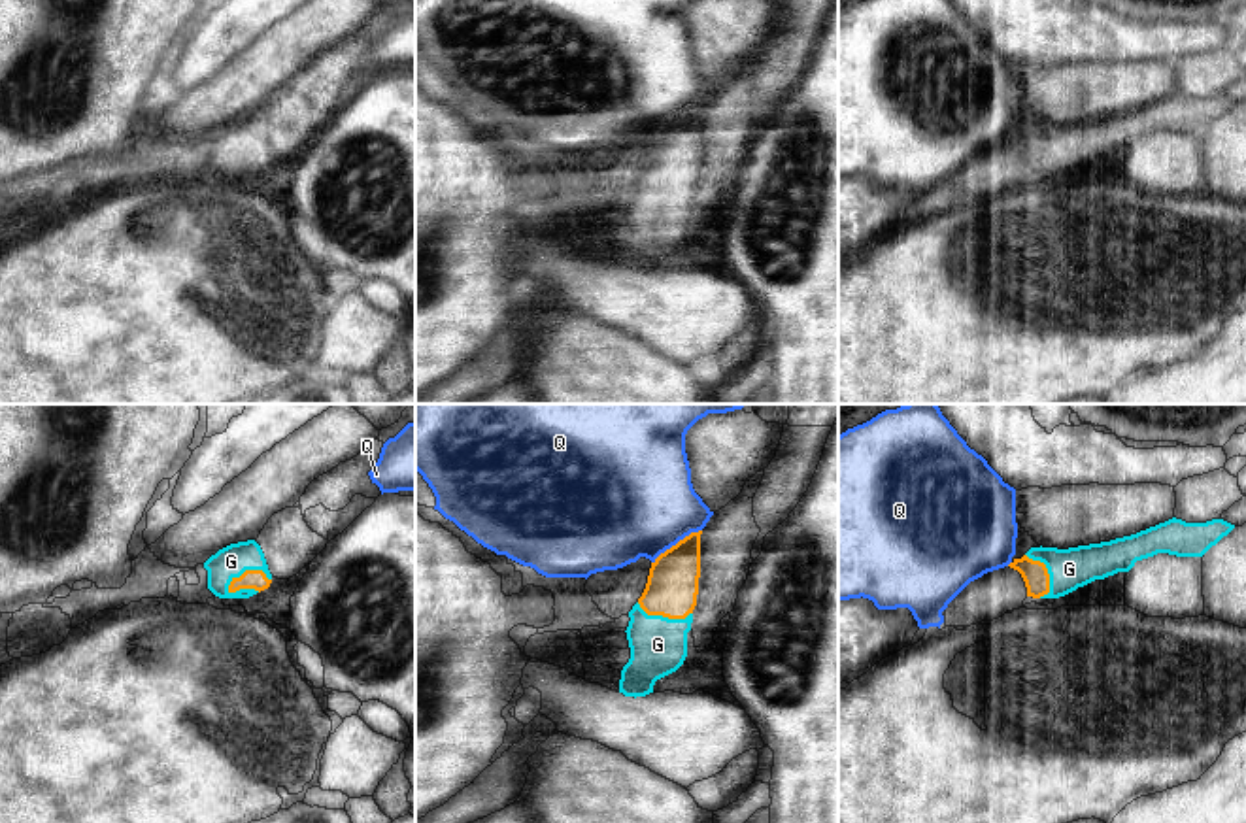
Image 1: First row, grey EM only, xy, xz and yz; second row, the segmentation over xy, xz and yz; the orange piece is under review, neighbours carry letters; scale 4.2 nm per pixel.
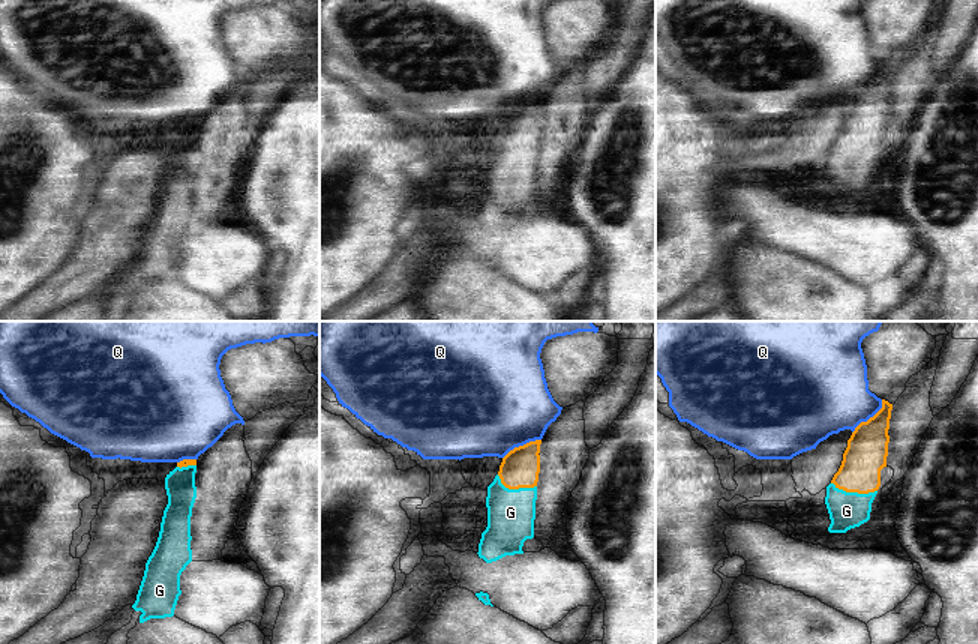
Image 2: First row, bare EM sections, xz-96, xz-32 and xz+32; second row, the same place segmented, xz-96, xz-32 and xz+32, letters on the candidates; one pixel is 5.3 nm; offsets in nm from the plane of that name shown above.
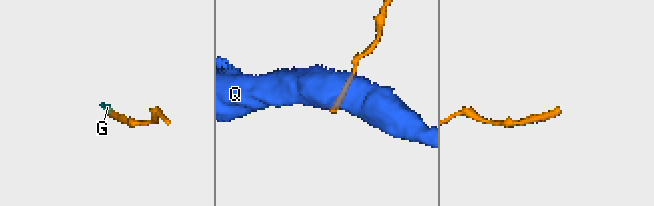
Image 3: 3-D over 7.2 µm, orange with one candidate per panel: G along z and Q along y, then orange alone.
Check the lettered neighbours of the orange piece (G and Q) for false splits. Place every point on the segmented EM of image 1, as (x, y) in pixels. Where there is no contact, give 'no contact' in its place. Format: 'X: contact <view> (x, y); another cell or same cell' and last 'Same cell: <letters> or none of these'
G: contact xy (246, 571); same cell
Q: contact xz (678, 542); another cell
Same cell: G

